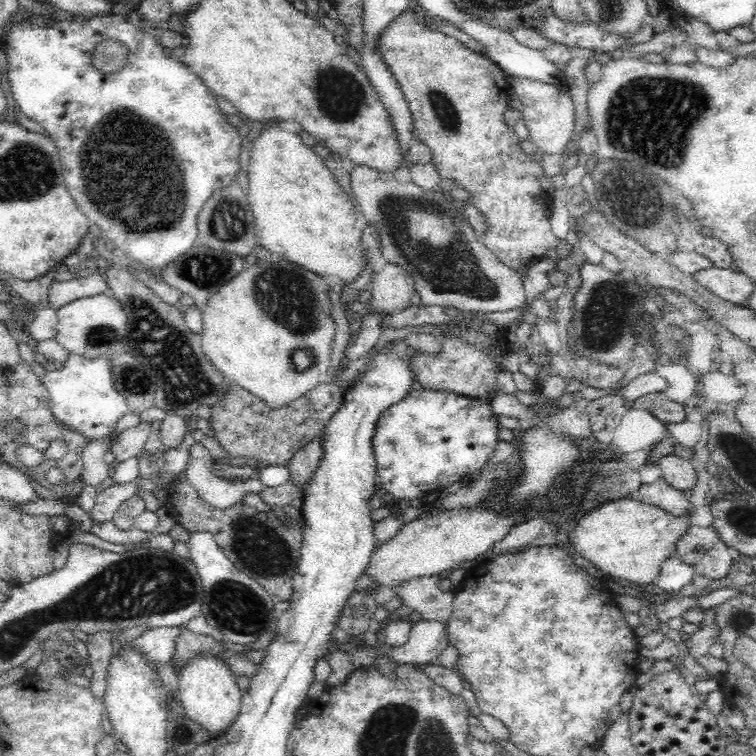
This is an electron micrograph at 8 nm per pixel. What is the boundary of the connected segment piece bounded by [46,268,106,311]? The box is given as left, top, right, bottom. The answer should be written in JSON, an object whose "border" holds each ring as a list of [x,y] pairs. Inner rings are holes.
{"border":[[[89,268],[80,277],[72,280],[52,280],[48,284],[48,307],[57,311],[65,304],[70,304],[73,300],[96,296],[106,290],[106,278],[98,271]]]}

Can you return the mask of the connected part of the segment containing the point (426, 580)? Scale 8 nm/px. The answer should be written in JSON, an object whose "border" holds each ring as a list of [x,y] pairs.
{"border":[[[413,577],[400,587],[394,587],[395,596],[401,599],[401,604],[416,610],[421,620],[436,621],[445,625],[452,614],[452,590],[440,589],[440,577]]]}

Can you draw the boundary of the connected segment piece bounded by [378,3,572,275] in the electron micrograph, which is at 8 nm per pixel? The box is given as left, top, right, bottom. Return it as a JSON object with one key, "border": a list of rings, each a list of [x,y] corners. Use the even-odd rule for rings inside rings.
{"border":[[[415,3],[380,32],[378,51],[403,92],[413,116],[417,138],[432,150],[433,164],[439,176],[450,178],[468,190],[474,198],[475,207],[486,216],[489,229],[484,243],[492,254],[521,275],[536,262],[536,258],[542,258],[552,248],[556,248],[561,258],[567,257],[572,252],[572,246],[566,240],[560,241],[550,231],[548,214],[544,212],[544,202],[553,202],[553,198],[540,188],[536,180],[543,168],[538,161],[534,162],[534,158],[520,151],[513,127],[504,123],[504,112],[509,108],[507,100],[511,93],[505,72],[488,56],[473,52],[456,38],[437,31],[432,22],[426,21]]]}

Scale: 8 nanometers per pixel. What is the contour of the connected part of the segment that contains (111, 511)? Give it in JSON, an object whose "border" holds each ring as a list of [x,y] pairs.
{"border":[[[140,476],[132,484],[115,484],[106,488],[104,492],[99,492],[96,498],[96,505],[90,512],[94,525],[100,525],[105,522],[112,522],[115,512],[136,495],[137,486],[146,492],[152,493],[155,490],[155,484],[150,479],[142,479]]]}

